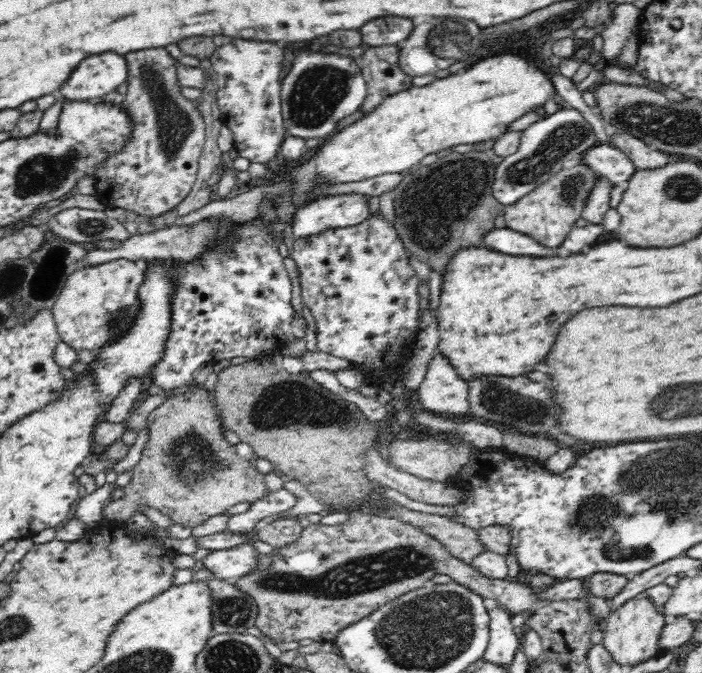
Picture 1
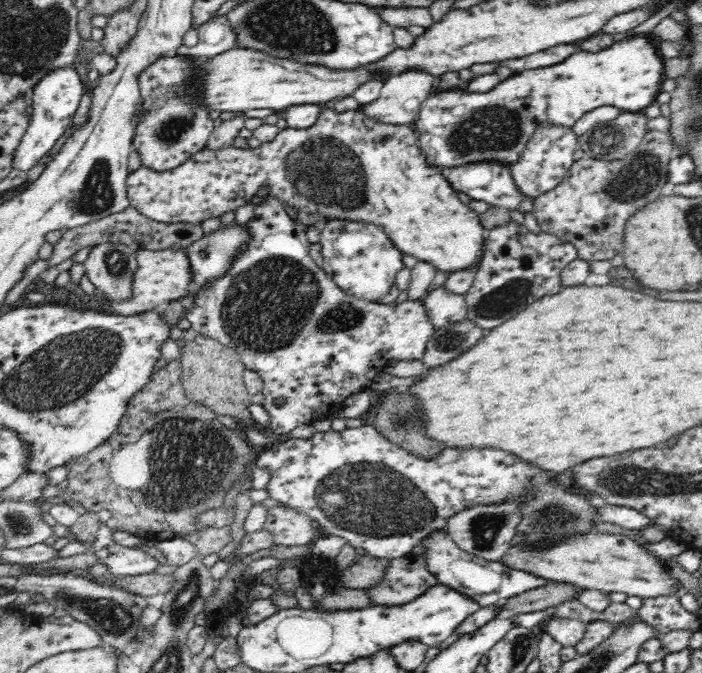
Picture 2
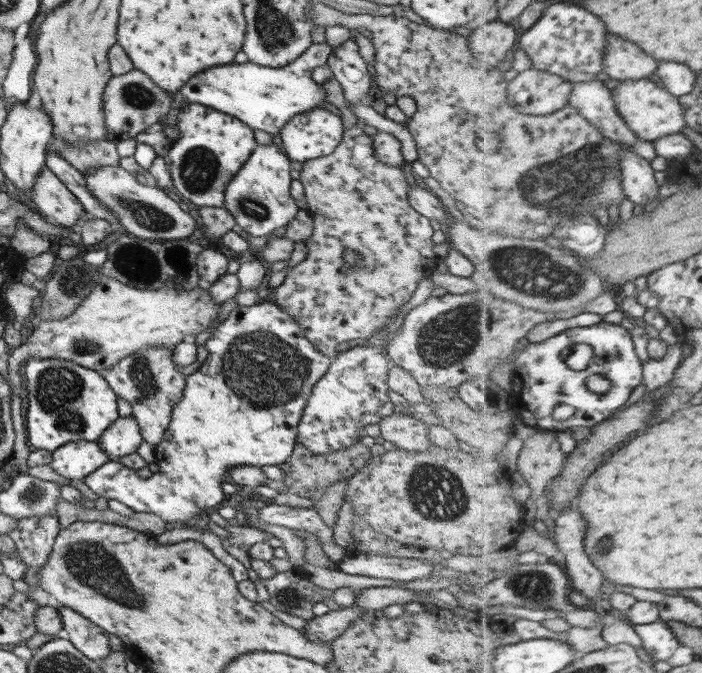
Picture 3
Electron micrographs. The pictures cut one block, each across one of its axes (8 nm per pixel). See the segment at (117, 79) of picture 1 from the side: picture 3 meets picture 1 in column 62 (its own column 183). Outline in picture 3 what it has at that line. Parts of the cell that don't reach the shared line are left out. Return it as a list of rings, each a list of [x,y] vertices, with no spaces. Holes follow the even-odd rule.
[[[312,42],[296,60],[280,68],[270,68],[246,62],[208,68],[192,76],[179,94],[186,96],[190,103],[198,103],[214,108],[238,118],[253,130],[264,130],[272,137],[280,134],[284,124],[299,112],[318,107],[330,108],[325,99],[323,86],[312,80],[312,70],[326,65],[332,49],[324,42]]]

